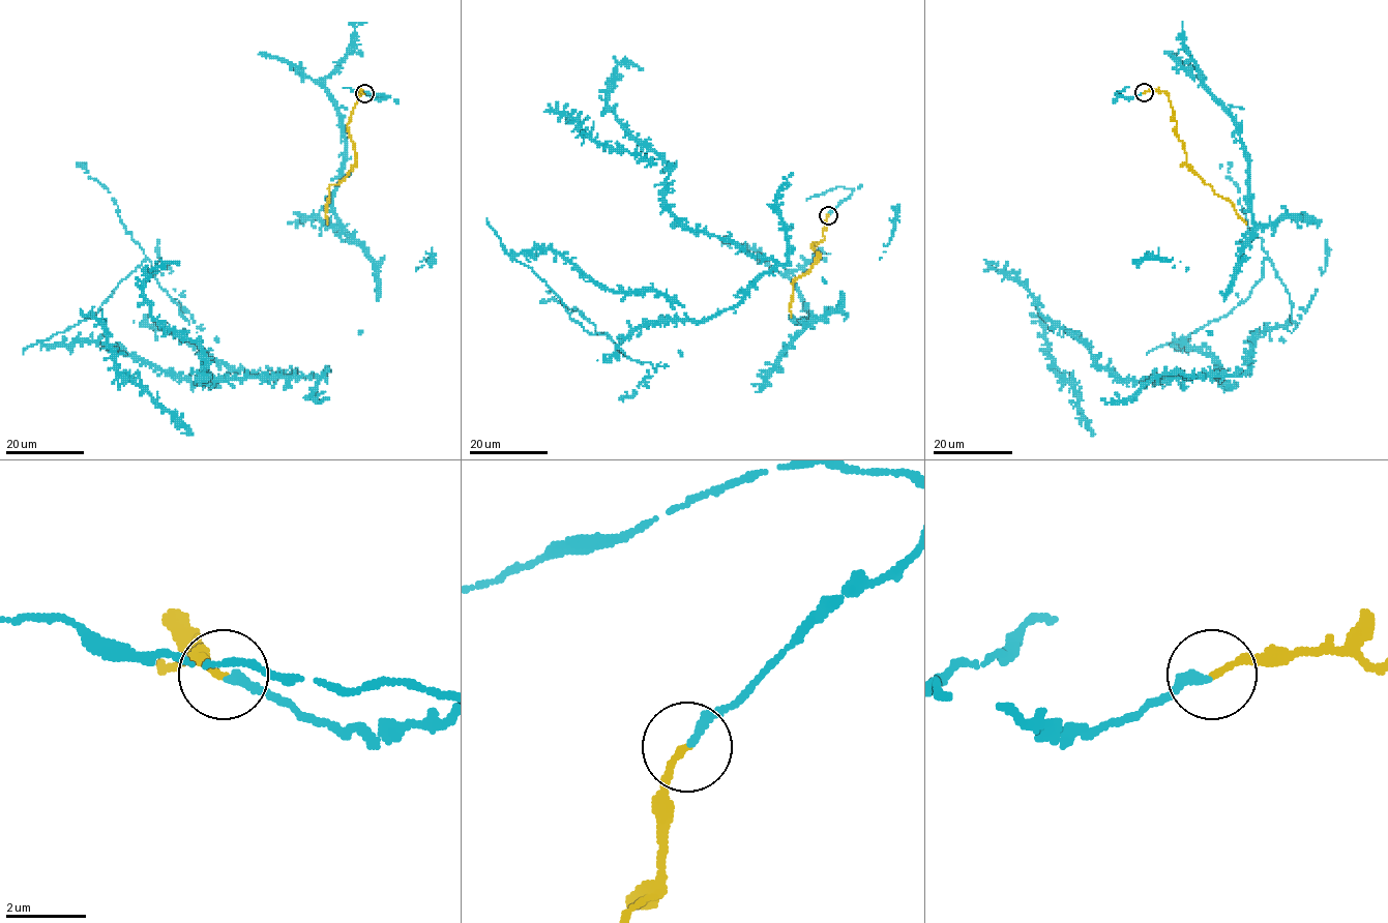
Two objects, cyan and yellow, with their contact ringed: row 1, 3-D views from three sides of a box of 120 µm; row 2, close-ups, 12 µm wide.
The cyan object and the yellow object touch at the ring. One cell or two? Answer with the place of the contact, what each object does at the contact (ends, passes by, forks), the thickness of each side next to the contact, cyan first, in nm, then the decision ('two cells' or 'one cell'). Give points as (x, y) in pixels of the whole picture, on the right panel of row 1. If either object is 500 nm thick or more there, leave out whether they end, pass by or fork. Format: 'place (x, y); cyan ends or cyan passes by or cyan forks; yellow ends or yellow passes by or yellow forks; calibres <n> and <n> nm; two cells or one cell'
place (1144, 92); cyan ends; yellow ends; calibres 200 and 160 nm; one cell

